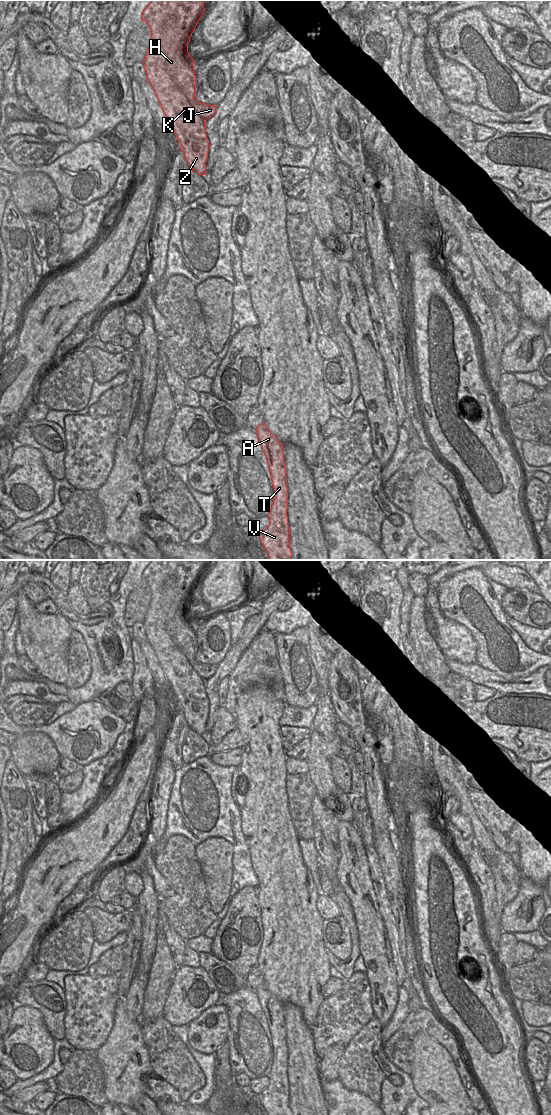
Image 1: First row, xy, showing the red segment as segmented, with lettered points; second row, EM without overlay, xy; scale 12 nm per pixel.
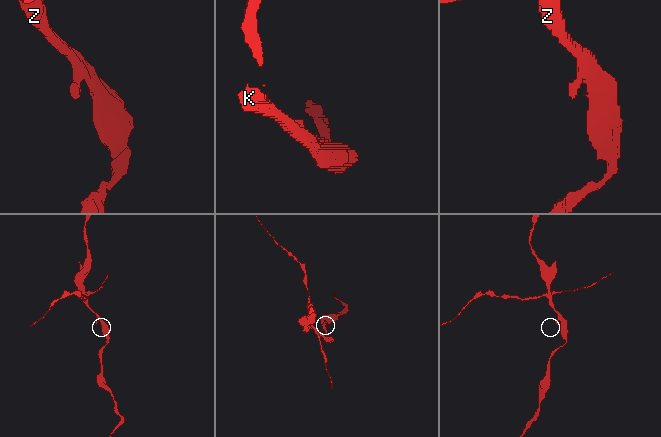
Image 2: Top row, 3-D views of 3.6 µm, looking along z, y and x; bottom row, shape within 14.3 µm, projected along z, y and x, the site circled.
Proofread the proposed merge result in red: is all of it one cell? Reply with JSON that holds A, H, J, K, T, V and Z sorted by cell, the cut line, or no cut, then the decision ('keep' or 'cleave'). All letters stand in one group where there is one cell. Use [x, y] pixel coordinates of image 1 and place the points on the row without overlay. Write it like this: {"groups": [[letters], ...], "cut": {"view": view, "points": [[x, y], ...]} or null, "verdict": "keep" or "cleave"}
{"groups": [["A", "H", "K", "T", "V", "Z"], ["J"]], "cut": {"view": "xy", "points": [[194, 658], [191, 666], [205, 681]]}, "verdict": "cleave"}

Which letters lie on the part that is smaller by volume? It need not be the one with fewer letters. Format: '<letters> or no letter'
J

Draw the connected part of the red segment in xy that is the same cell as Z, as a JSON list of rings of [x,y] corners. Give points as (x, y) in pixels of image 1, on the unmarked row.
[[[152,560],[142,574],[142,581],[146,581],[151,589],[151,602],[143,621],[147,641],[179,701],[180,711],[190,729],[199,735],[206,735],[210,704],[206,681],[191,666],[196,659],[196,623],[188,612],[188,604],[205,571],[203,562],[204,560]]]

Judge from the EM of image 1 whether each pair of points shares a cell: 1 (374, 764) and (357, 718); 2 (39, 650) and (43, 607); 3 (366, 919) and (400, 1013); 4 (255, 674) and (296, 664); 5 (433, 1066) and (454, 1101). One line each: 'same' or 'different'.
1: same
2: different
3: different
4: different
5: same

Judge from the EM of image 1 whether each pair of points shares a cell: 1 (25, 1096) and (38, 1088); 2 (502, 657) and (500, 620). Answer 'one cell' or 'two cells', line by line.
1: one cell
2: one cell

